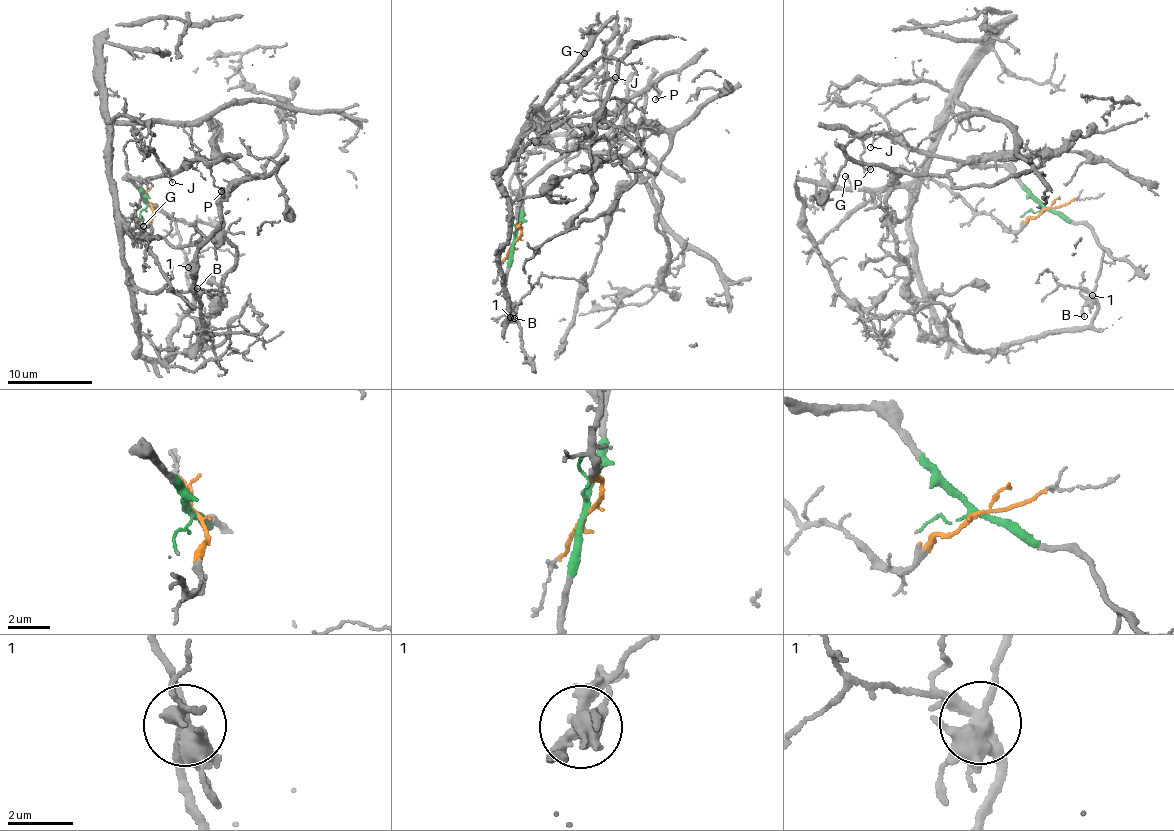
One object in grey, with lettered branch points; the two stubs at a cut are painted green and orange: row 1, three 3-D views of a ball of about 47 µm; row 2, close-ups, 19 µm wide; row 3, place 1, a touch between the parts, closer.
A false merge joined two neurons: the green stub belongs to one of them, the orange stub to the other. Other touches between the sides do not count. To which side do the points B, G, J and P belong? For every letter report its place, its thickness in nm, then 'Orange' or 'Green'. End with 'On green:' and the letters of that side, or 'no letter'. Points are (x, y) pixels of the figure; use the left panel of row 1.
B: Place: (197, 288). Thickness 190 nm. Green
G: Place: (143, 226). Thickness 160 nm. Orange
J: Place: (172, 182). Thickness 100 nm. Green
P: Place: (221, 191). Thickness 130 nm. Green
On green: B, J, P

